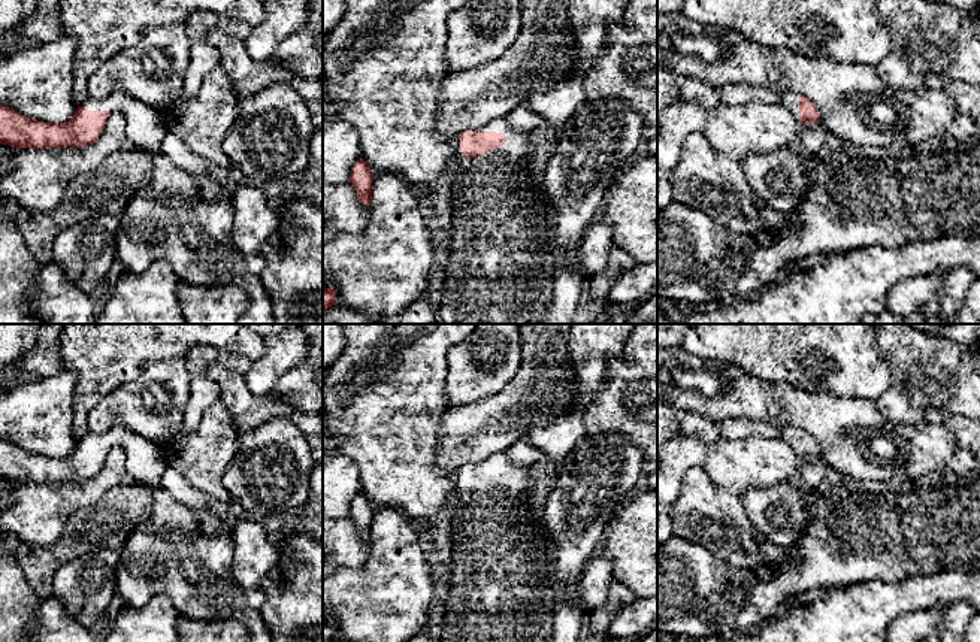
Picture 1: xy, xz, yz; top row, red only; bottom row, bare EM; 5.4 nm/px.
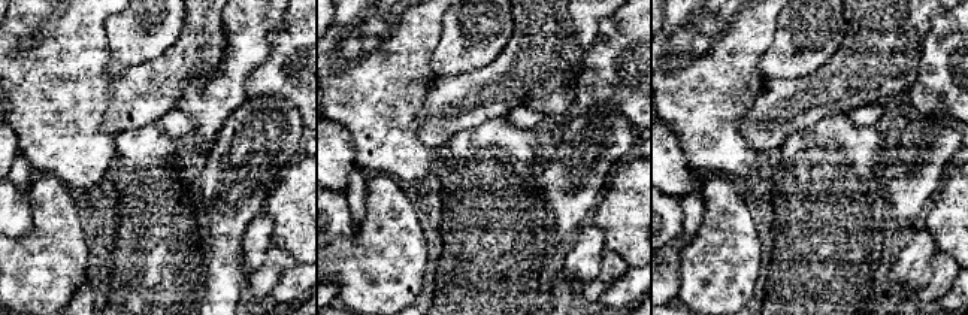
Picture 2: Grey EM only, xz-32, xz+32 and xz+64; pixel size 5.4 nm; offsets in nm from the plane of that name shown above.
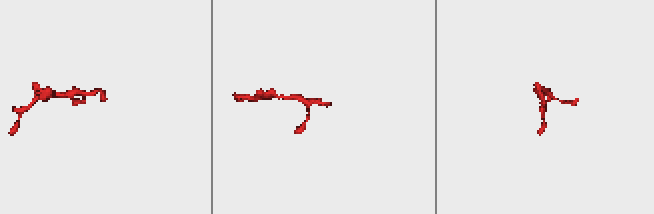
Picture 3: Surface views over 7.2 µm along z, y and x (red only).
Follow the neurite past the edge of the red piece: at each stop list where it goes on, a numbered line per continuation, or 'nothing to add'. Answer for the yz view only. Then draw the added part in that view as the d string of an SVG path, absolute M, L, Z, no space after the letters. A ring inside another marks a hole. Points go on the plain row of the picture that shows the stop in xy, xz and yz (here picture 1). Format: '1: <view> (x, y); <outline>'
1: yz (789, 435); M783 427L780 439L792 448L792 451L799 454L799 428L796 427Z

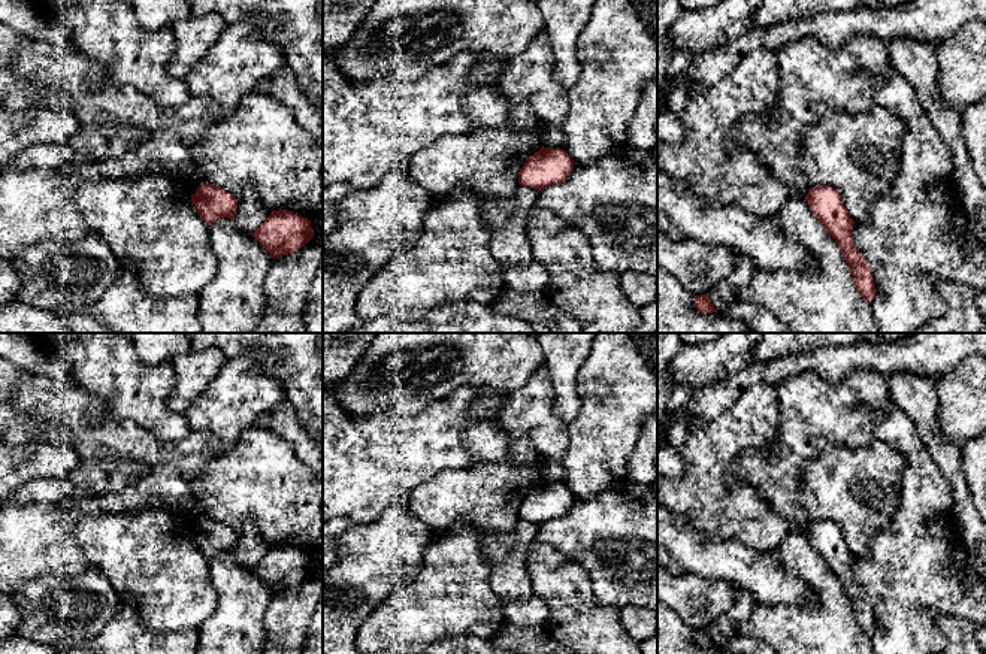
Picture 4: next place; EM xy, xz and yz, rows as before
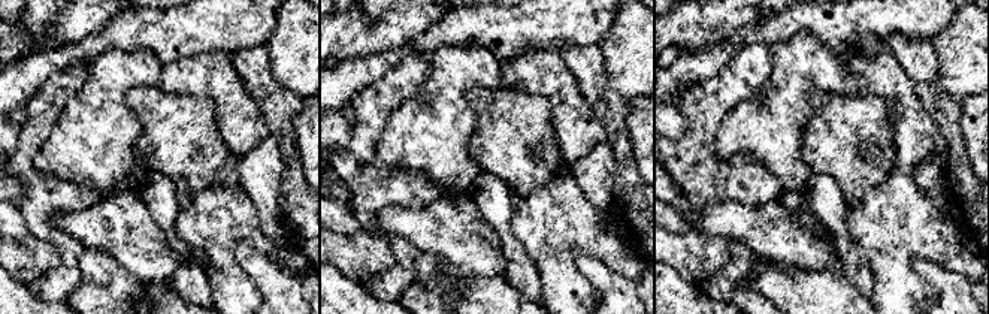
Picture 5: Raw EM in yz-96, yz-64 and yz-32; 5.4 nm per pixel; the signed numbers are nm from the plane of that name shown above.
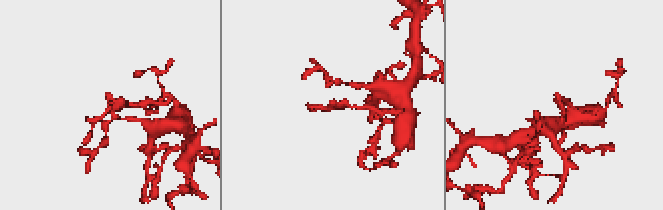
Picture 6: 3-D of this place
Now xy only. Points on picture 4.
nothing to add

